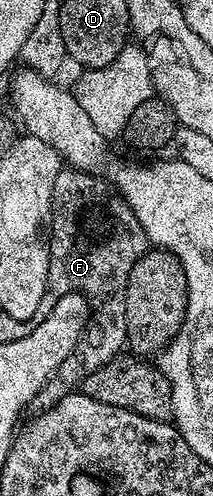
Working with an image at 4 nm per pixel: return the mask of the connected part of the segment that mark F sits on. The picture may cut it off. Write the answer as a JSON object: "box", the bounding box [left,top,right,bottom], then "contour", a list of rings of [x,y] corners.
{"box":[33,170,149,409],"contour":[[[78,170],[57,174],[51,195],[49,213],[49,278],[50,291],[55,294],[82,292],[87,298],[89,319],[79,345],[68,354],[65,362],[41,386],[33,401],[36,409],[51,408],[57,401],[70,396],[93,370],[105,366],[120,355],[127,344],[125,322],[125,290],[129,270],[149,250],[149,241],[137,214],[123,201],[110,183],[99,181],[98,175]]]}

